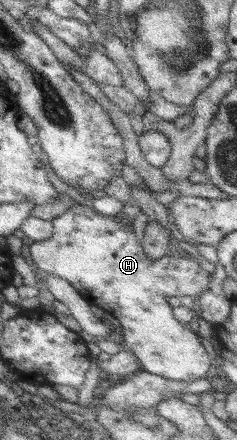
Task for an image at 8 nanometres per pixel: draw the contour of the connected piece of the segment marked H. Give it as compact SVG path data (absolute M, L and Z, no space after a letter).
M78 201L52 220L54 227L50 238L29 245L30 255L42 275L54 274L64 278L87 299L90 306L102 308L119 320L123 328L121 347L133 352L141 364L141 370L167 378L170 382L204 378L211 362L209 354L201 345L198 334L174 317L169 298L177 296L188 301L191 296L199 297L207 290L214 274L201 268L195 258L167 254L169 236L164 226L157 221L147 223L141 245L134 234L132 221L123 218L123 222L119 223L116 216L102 215Z

